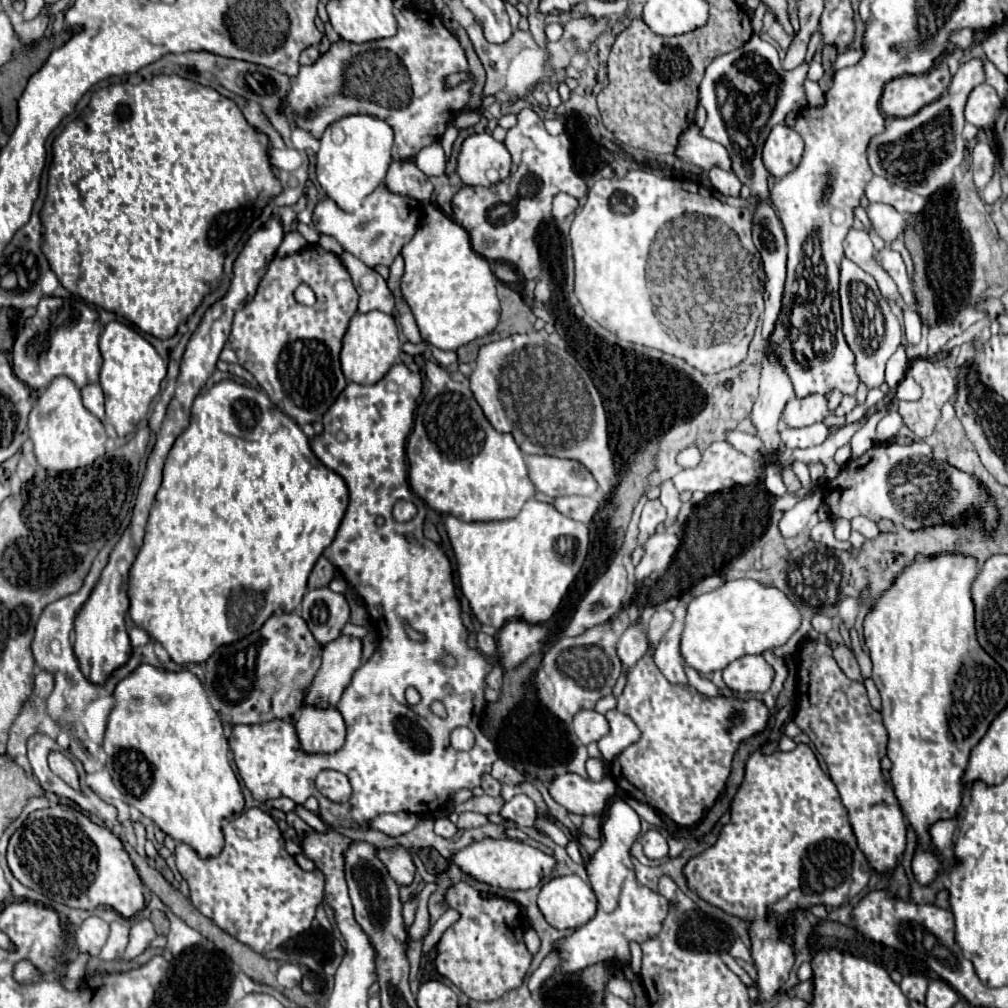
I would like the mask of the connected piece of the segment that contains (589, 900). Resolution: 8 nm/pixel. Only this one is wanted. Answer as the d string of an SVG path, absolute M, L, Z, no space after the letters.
M565 875L543 883L537 907L549 925L557 929L577 929L595 915L597 901L587 881L577 875Z

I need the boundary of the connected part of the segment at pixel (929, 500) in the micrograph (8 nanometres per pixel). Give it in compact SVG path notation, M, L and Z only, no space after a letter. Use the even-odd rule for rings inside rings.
M915 441L911 445L873 445L863 457L851 459L845 469L841 469L837 479L829 481L825 489L825 503L829 505L833 517L851 519L865 515L873 521L889 519L895 525L903 525L907 529L921 529L935 523L953 523L957 521L959 513L973 509L979 511L985 529L991 531L993 521L997 521L999 515L985 487L981 487L971 475L961 473L951 465L935 467L931 449L925 441ZM849 467L857 467L857 479L851 479L849 487L845 487L845 469Z

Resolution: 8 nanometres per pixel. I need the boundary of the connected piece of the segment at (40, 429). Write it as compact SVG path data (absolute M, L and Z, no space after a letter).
M57 377L29 415L29 439L35 445L35 457L43 469L67 471L91 465L91 461L101 457L105 453L107 435L103 423L83 407L75 383L67 377Z

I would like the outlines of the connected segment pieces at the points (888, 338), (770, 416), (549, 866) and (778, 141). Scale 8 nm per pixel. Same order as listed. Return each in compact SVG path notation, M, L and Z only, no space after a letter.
M841 261L841 309L843 309L843 333L857 357L859 379L873 379L873 387L885 381L885 363L901 343L903 327L893 315L887 299L881 295L875 279L857 267L853 261Z
M763 357L759 397L751 409L751 423L763 439L769 453L783 453L779 439L779 419L787 401L793 397L793 385L777 357Z
M481 839L465 849L459 849L451 855L451 861L469 877L475 881L487 883L491 887L499 887L505 891L517 891L517 889L533 889L537 887L543 877L549 877L549 873L555 869L555 857L545 855L543 851L515 839Z
M775 125L771 129L765 147L763 147L763 163L765 169L775 177L781 179L783 175L791 173L803 155L803 139L787 125Z

